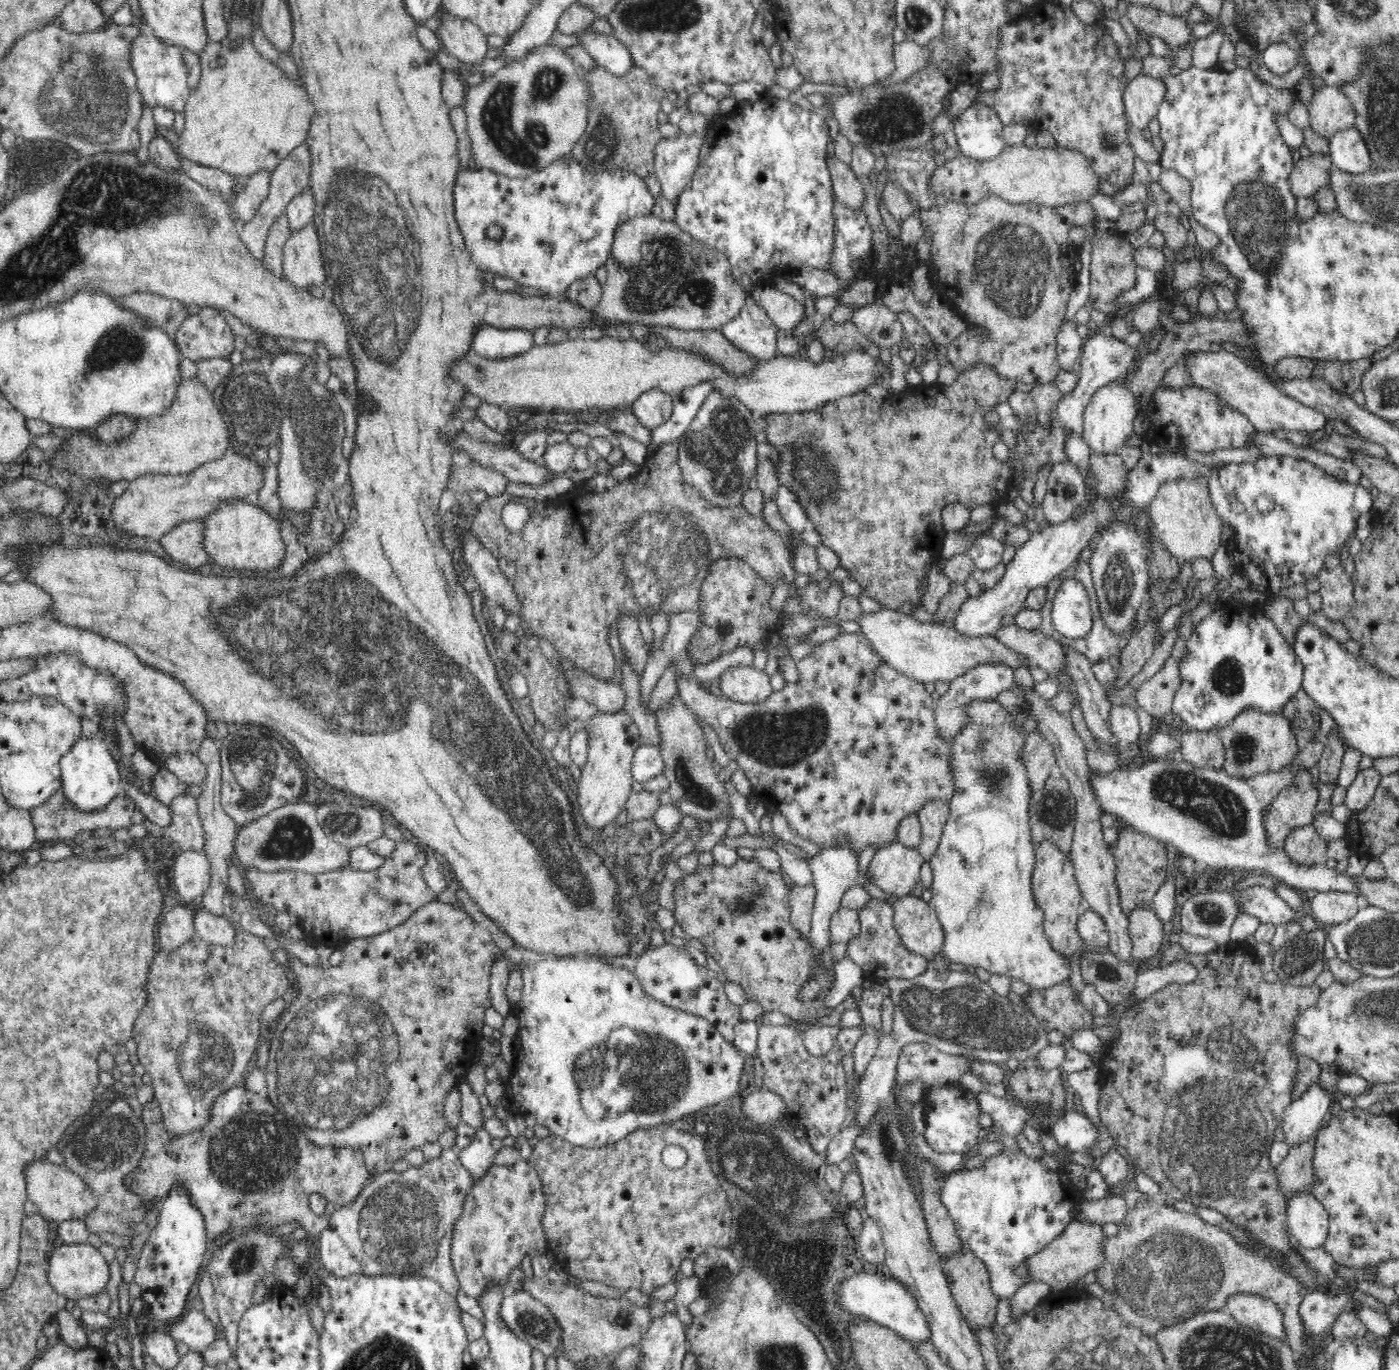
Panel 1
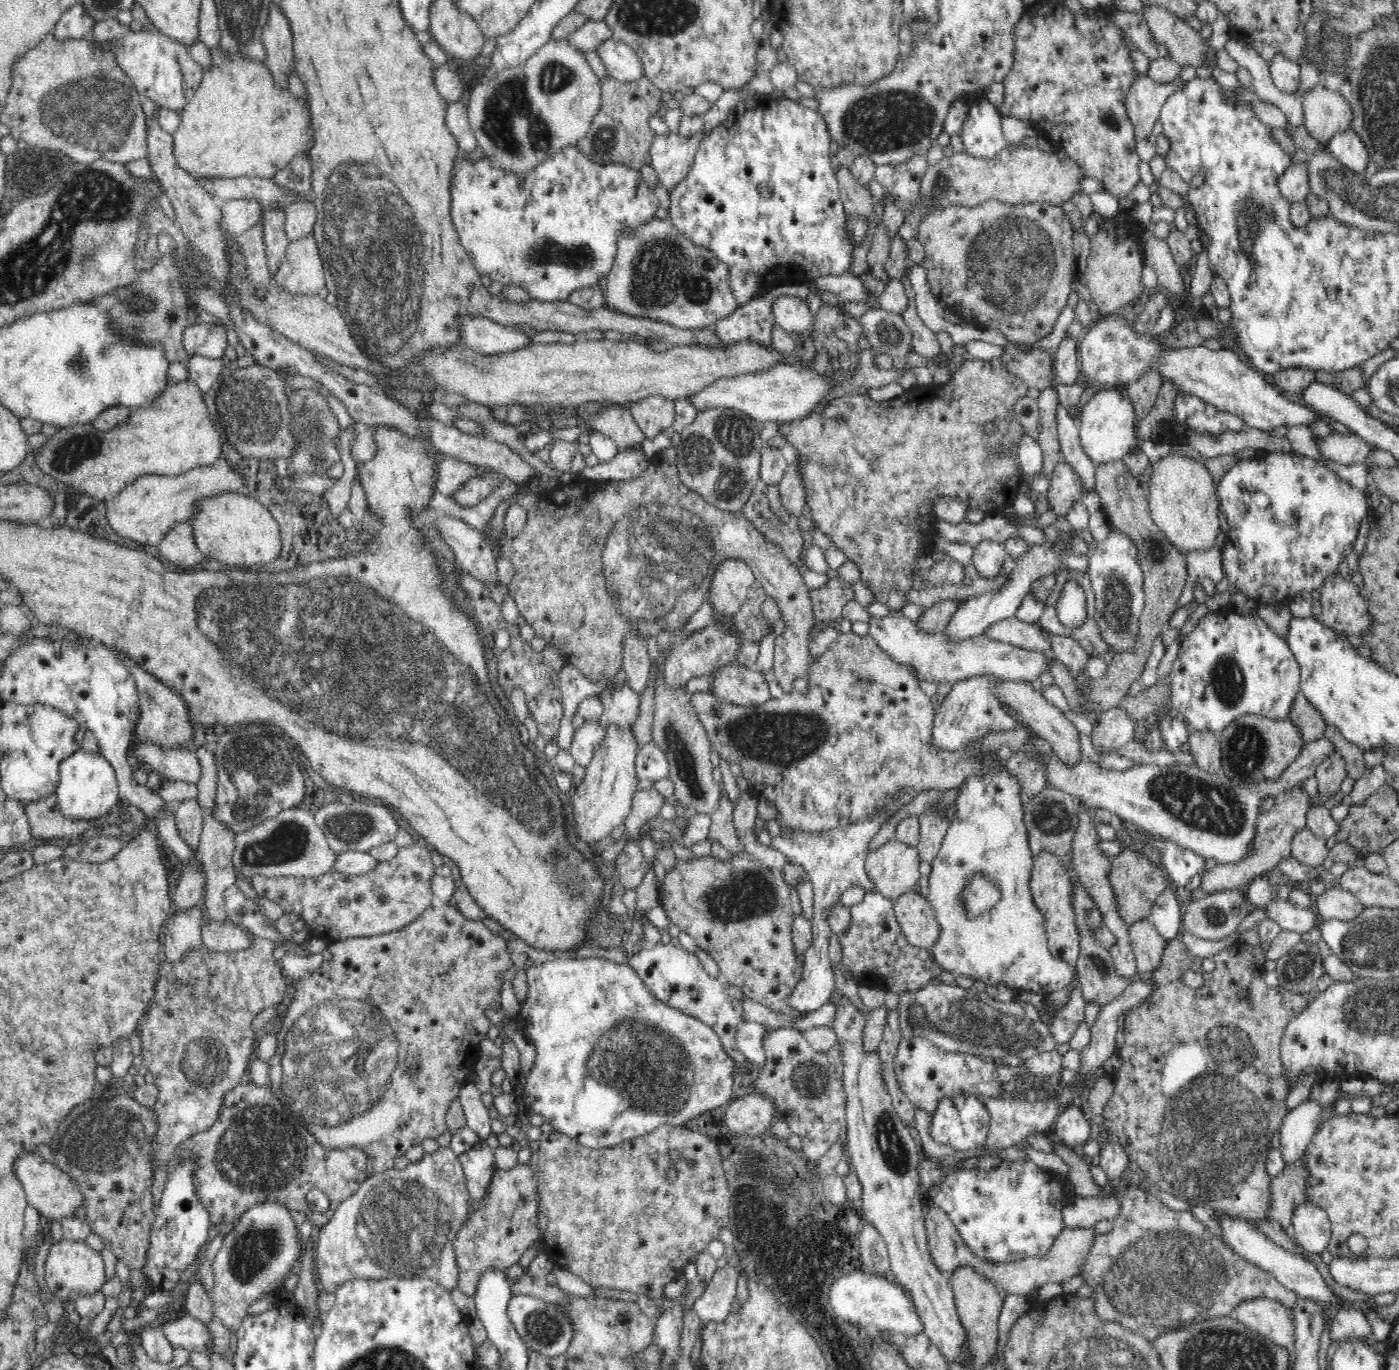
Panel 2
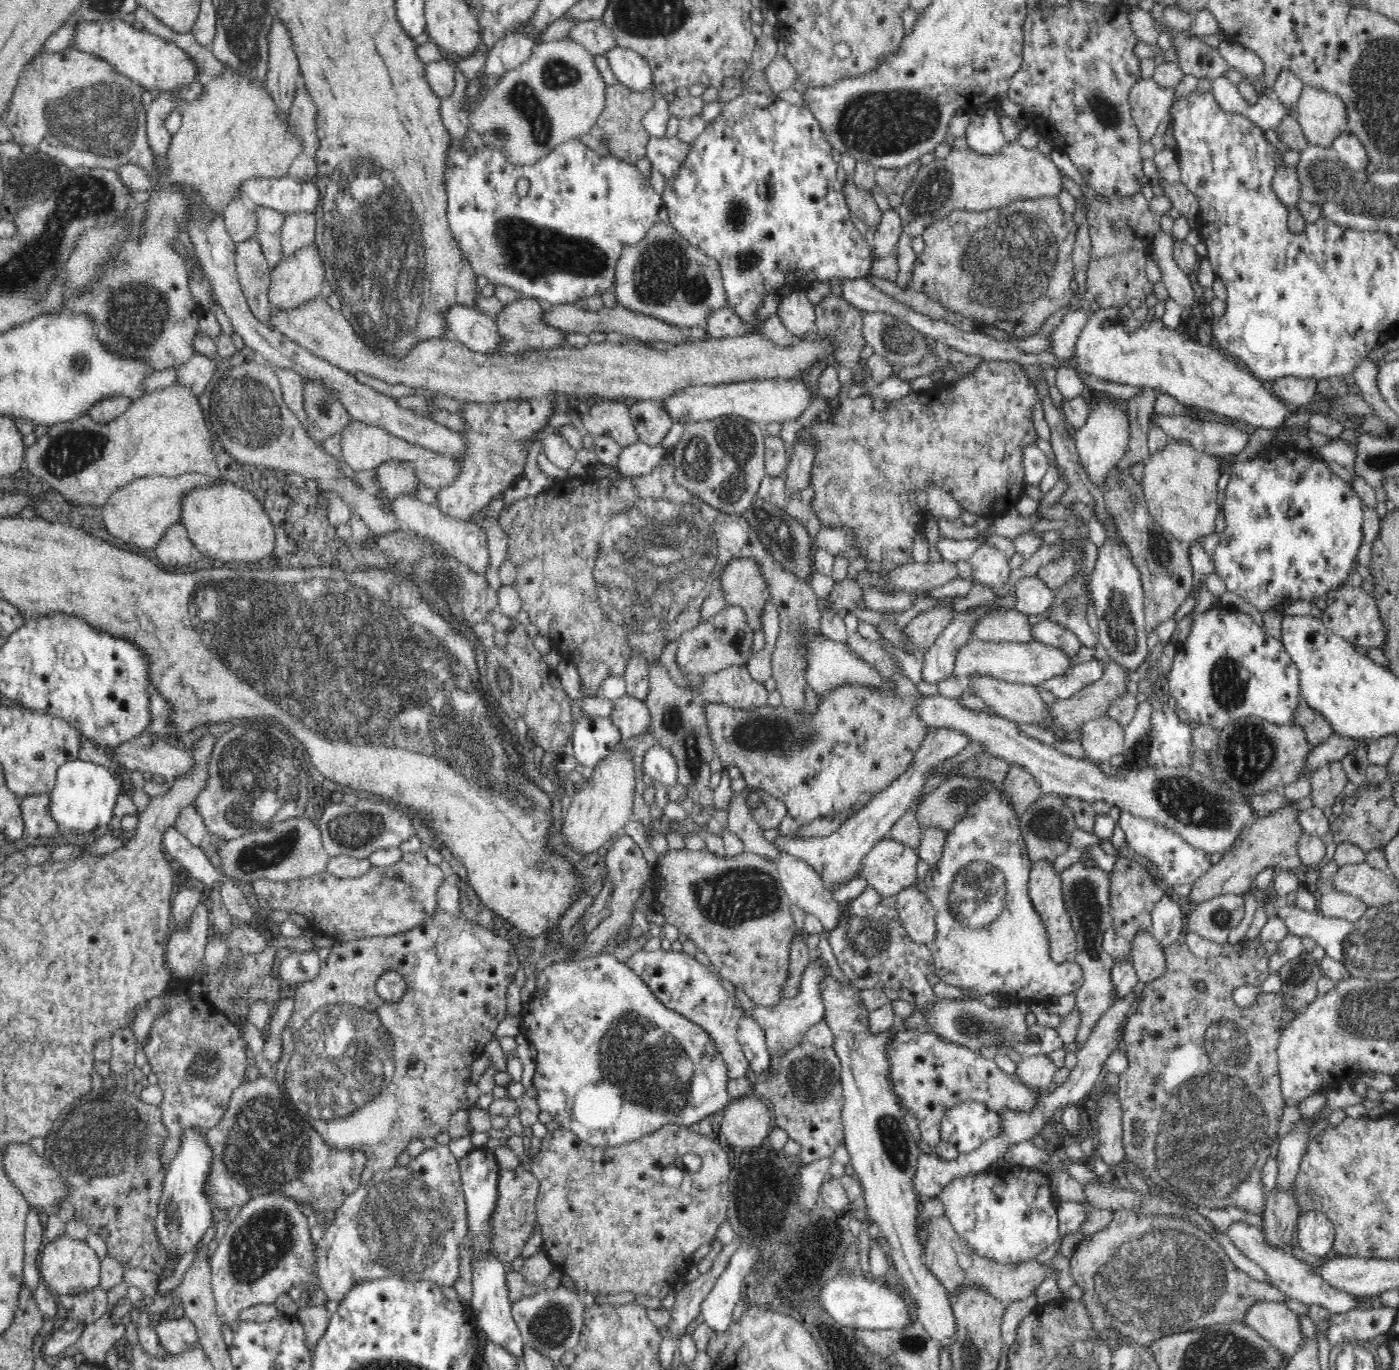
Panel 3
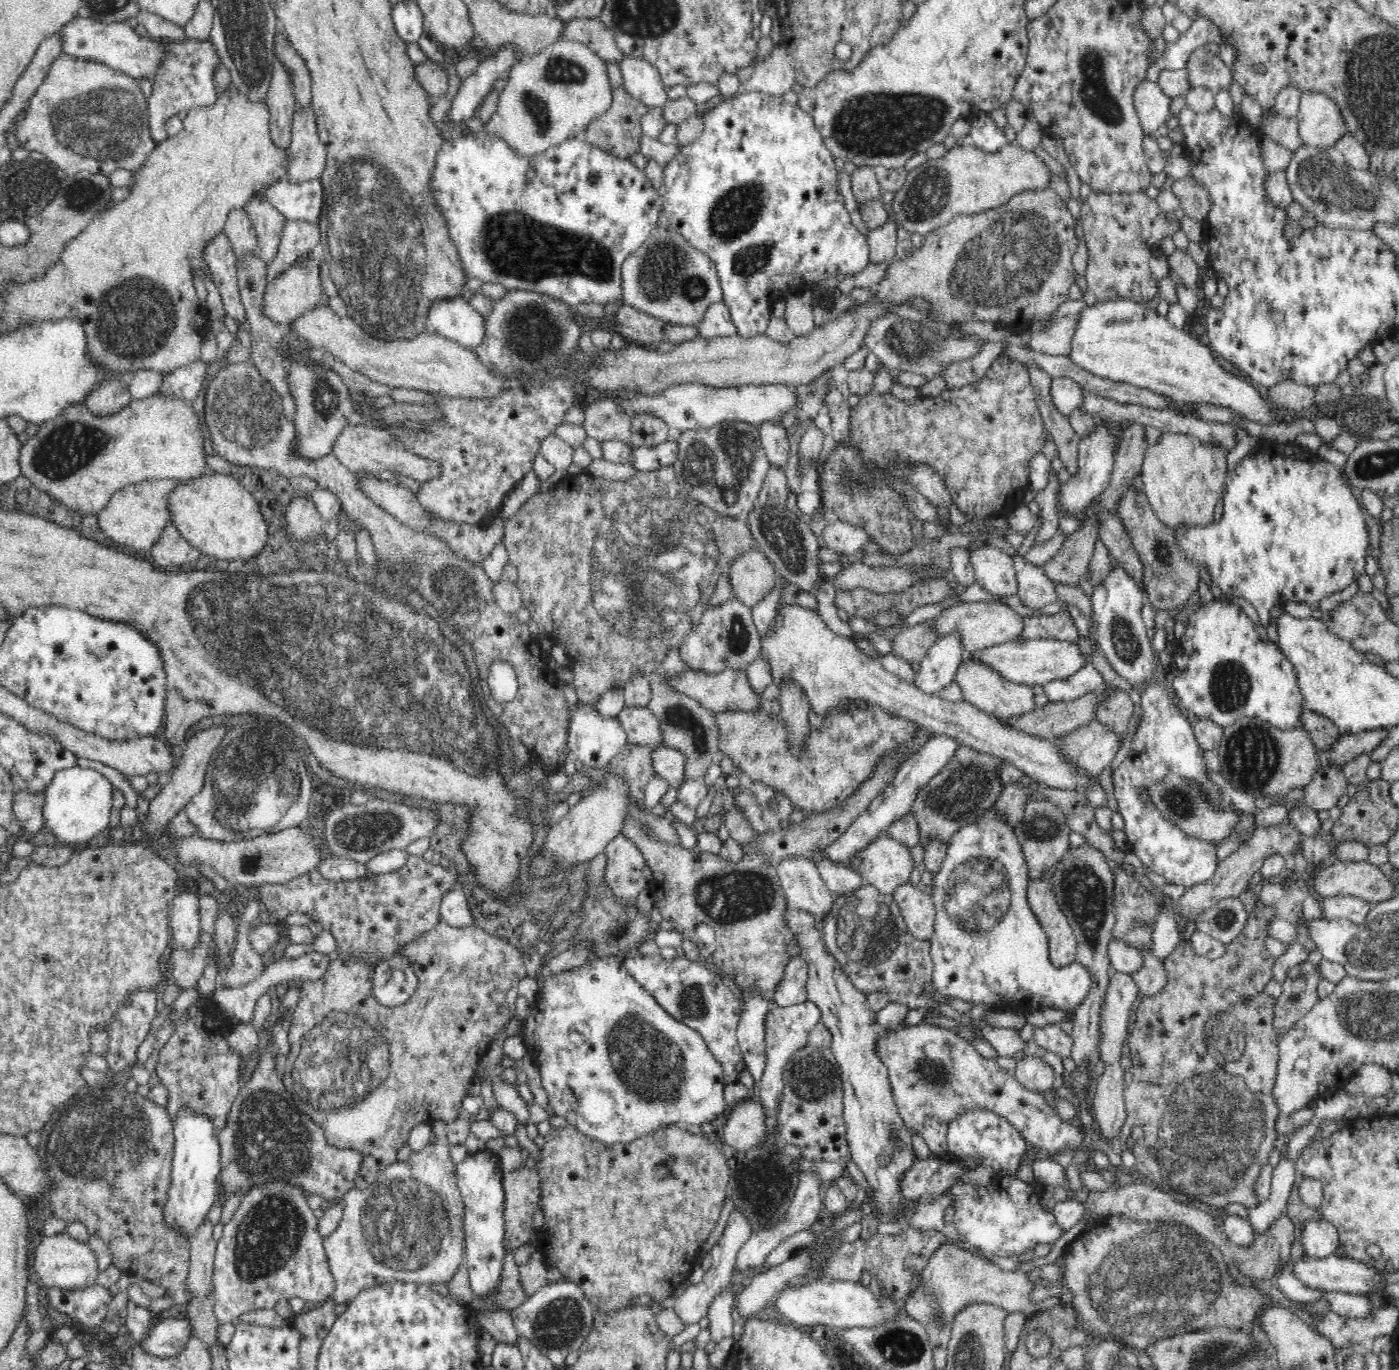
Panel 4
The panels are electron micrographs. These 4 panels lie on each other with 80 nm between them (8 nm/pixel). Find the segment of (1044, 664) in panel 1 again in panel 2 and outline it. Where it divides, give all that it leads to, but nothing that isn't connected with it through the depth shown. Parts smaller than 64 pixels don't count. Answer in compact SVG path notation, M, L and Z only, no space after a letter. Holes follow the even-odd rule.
M1016 615L992 624L984 631L984 635L1012 646L1052 655L1048 638L1040 633L1040 627L1037 624L1023 622Z

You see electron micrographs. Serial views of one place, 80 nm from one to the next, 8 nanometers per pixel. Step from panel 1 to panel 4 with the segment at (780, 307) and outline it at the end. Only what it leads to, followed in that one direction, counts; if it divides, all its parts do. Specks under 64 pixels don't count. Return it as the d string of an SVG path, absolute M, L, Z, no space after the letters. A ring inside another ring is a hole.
M807 291L802 296L799 293L786 298L785 322L792 330L792 335L806 335L811 333L815 326L812 302L814 294Z

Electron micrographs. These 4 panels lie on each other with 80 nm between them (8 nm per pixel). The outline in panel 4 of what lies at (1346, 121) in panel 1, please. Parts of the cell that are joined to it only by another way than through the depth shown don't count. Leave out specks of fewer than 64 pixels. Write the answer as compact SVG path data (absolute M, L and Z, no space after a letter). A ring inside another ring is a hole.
M1320 91L1301 94L1296 124L1303 145L1314 149L1331 149L1347 134L1338 105Z

